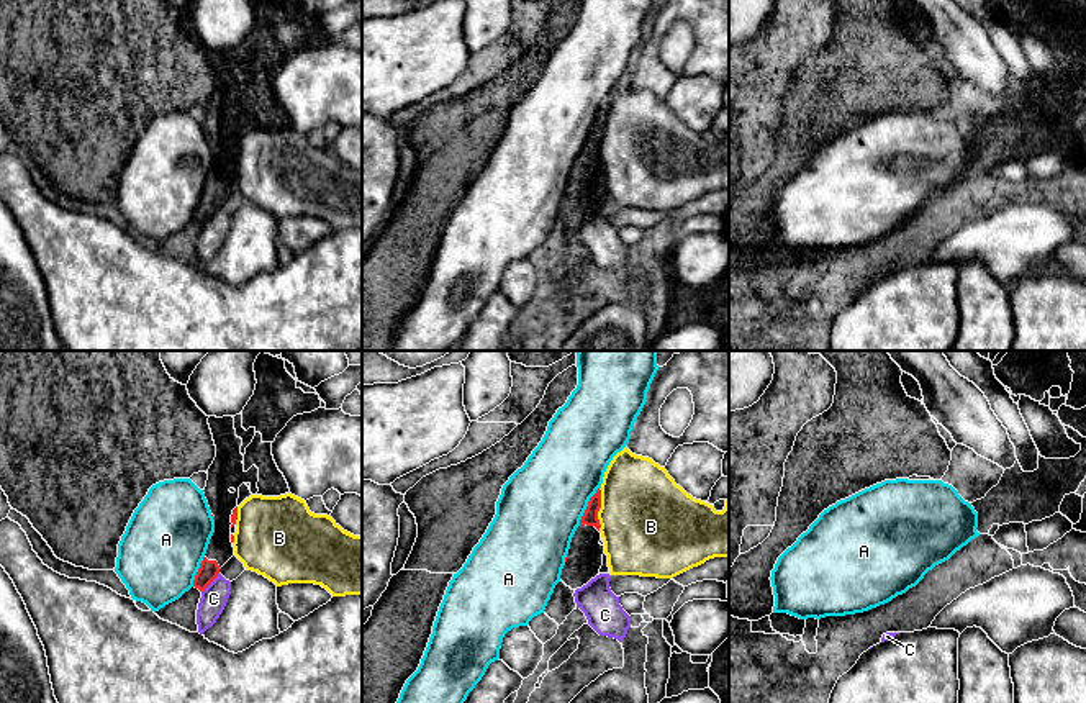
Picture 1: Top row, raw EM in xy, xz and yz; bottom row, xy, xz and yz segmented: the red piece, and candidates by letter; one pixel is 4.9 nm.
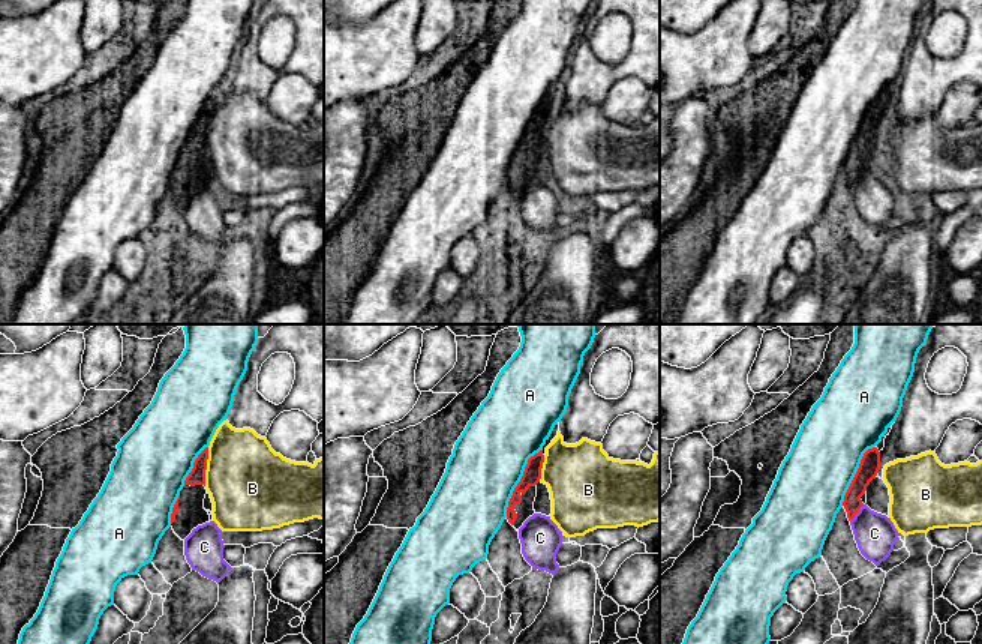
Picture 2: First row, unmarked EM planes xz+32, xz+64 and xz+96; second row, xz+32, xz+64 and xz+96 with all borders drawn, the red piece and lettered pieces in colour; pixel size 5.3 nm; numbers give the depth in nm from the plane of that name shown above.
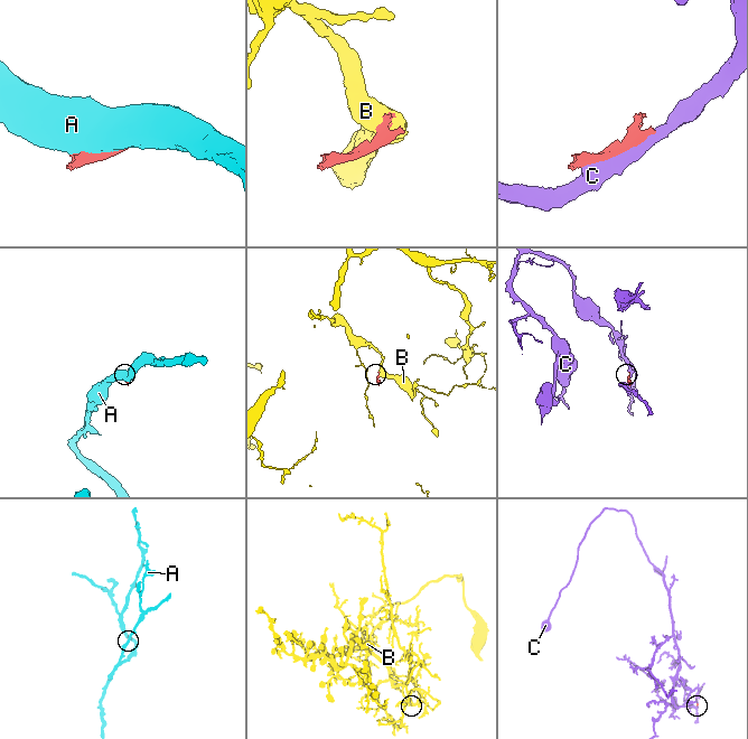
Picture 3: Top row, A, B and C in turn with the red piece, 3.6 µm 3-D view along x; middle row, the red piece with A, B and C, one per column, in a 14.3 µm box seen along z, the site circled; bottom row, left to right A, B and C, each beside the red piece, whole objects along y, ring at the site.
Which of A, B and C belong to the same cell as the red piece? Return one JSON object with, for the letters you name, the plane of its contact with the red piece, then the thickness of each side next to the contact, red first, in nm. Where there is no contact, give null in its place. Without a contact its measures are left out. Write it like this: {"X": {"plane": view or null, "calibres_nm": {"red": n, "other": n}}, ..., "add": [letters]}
{"add": []}

